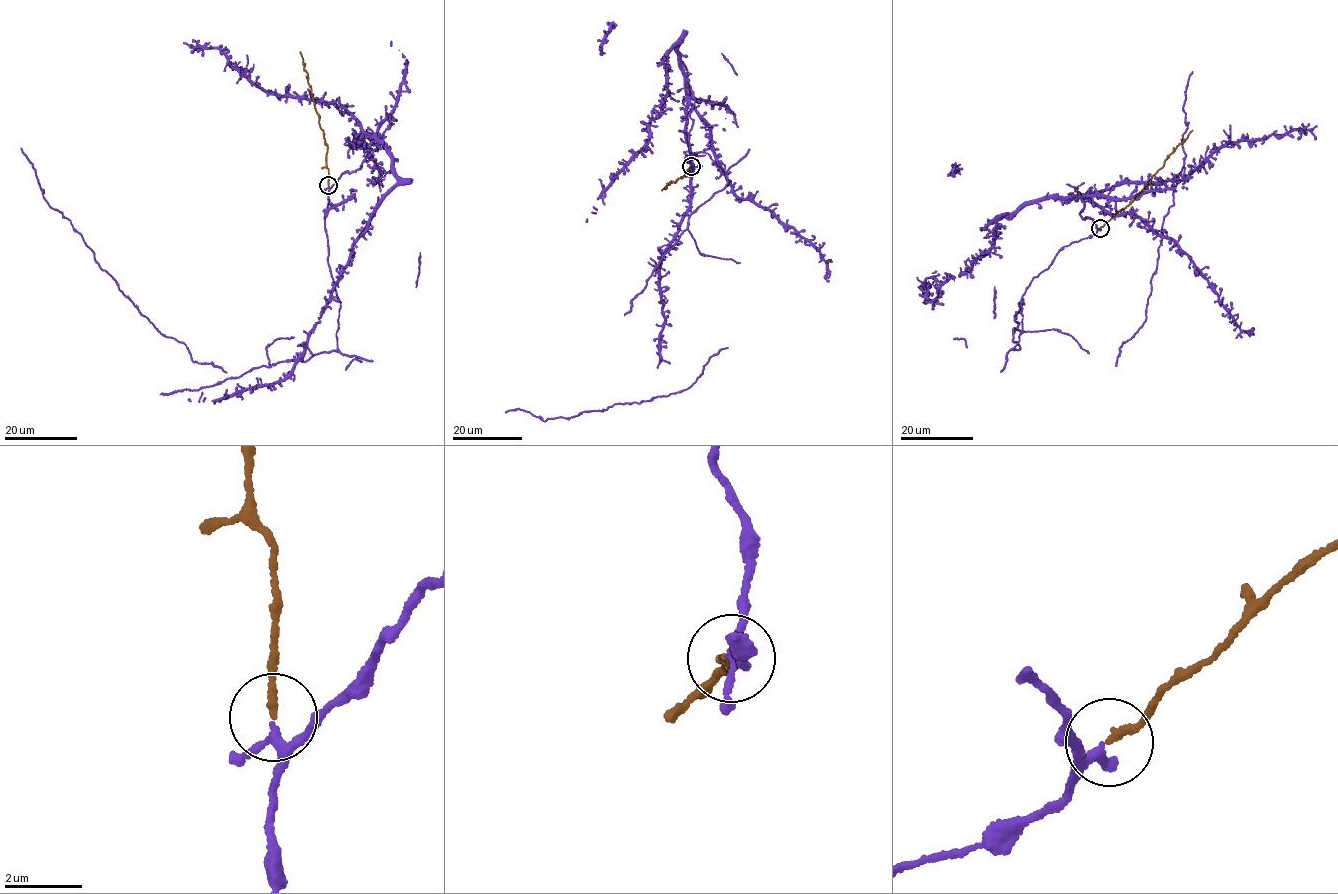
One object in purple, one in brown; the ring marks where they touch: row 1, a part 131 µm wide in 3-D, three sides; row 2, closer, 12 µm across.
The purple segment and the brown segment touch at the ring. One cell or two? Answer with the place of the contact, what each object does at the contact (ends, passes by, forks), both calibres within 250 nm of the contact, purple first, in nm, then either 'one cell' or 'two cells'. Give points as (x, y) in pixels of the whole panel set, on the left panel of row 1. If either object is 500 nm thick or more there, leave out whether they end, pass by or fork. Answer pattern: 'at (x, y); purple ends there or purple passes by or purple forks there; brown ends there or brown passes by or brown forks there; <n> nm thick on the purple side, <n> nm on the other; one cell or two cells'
at (328, 185); purple forks there; brown ends there; 150 nm thick on the purple side, 190 nm on the other; one cell

